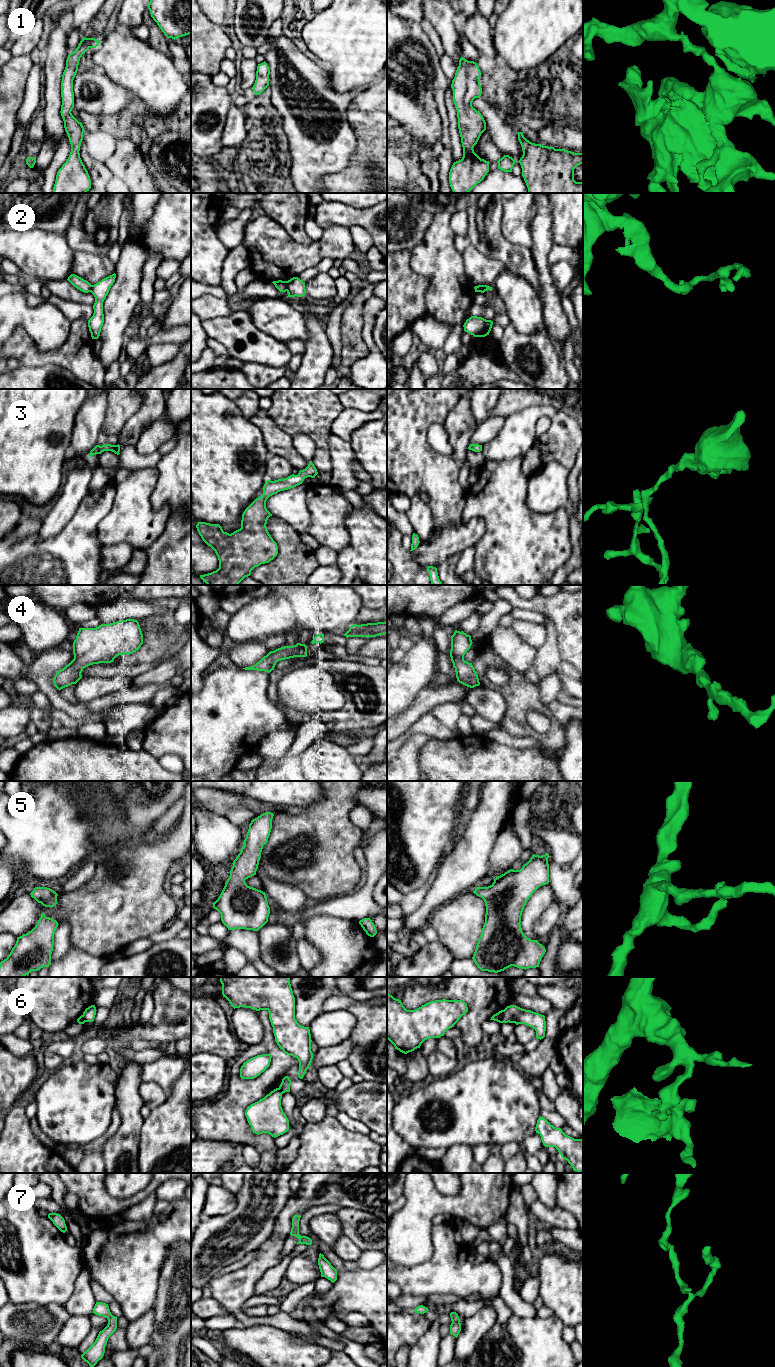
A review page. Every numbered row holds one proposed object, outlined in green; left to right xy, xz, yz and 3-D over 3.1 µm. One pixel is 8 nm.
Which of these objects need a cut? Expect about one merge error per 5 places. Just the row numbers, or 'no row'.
2, 6

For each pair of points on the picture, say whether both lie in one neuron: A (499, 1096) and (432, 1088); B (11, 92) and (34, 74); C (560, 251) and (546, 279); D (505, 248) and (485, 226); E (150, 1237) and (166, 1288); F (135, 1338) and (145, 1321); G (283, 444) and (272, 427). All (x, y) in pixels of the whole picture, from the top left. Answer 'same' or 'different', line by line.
A: same
B: different
C: different
D: same
E: different
F: same
G: same

